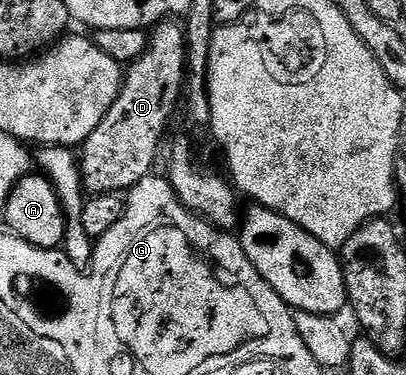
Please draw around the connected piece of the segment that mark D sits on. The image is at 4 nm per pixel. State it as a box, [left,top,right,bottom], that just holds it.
[79,19,187,193]

